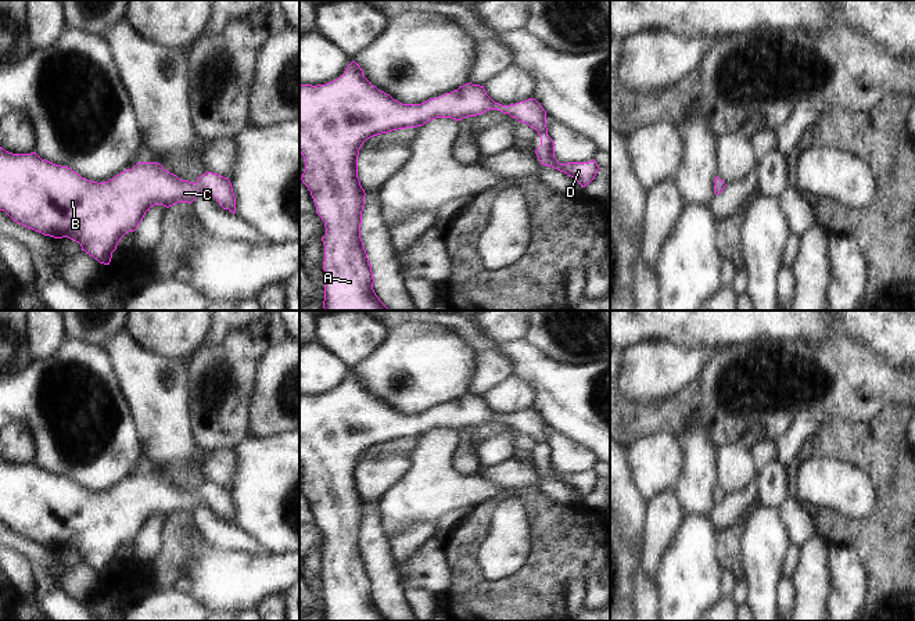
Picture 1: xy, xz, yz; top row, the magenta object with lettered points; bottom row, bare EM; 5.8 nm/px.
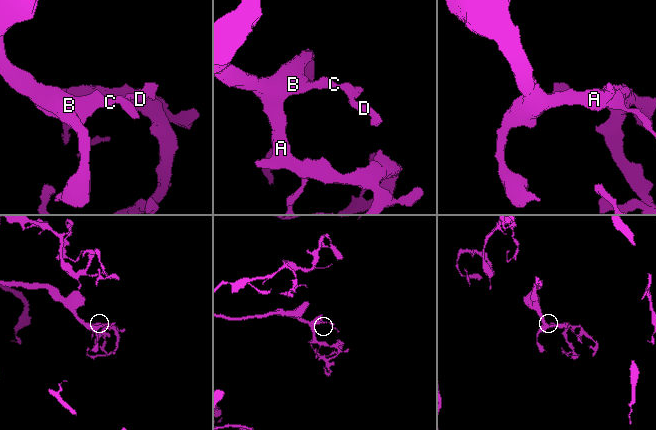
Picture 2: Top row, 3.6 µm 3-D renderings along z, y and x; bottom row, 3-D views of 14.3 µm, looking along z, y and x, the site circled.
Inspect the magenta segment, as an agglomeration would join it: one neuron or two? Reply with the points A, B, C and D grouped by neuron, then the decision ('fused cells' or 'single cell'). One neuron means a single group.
A B C D; single cell

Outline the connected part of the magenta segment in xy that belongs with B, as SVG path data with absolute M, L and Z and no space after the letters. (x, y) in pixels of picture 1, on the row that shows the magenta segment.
M0 147L0 211L14 222L44 236L68 237L79 243L82 251L104 265L110 265L121 238L137 229L151 207L191 204L201 193L212 194L223 209L236 213L232 183L218 173L207 172L191 183L168 172L158 162L137 162L108 182L97 183L68 166L42 159L36 151L12 154Z

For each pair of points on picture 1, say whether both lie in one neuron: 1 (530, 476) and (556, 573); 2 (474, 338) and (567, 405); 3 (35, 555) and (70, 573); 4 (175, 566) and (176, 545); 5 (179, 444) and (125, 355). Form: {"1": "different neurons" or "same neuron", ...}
{"1": "different neurons", "2": "same neuron", "3": "same neuron", "4": "same neuron", "5": "same neuron"}

